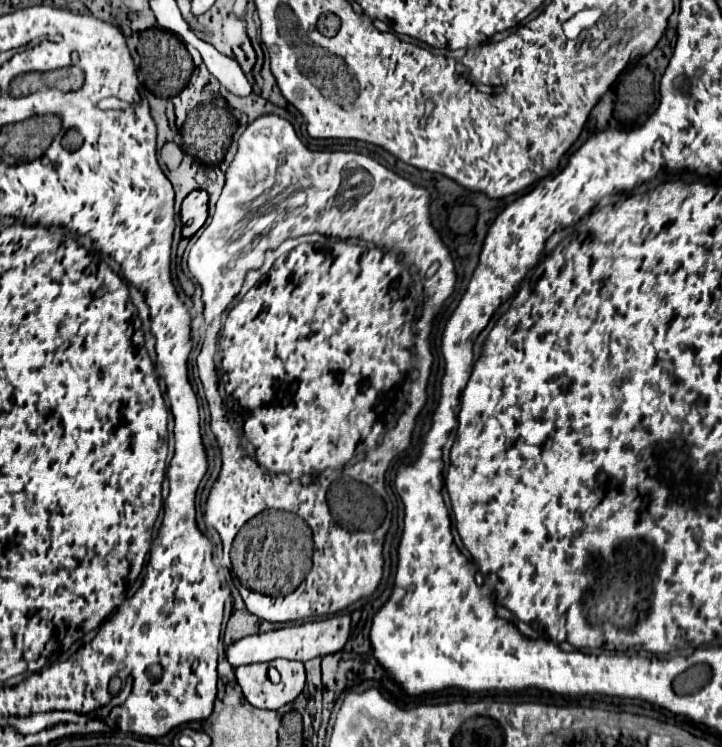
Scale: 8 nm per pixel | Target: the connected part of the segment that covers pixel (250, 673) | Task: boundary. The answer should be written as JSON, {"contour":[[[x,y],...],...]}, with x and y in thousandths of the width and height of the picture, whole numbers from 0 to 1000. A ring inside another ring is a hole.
{"contour":[[[380,882],[327,893],[327,909],[341,938],[357,949],[388,949],[404,941],[424,917],[424,896],[418,885]],[[371,893],[382,893],[391,904],[388,914],[371,909]]]}

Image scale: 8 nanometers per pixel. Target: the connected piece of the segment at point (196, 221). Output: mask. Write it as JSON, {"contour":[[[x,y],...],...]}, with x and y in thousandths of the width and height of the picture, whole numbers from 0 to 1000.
{"contour":[[[283,253],[266,256],[252,272],[249,290],[255,299],[252,317],[266,317],[288,293],[288,258]]]}

